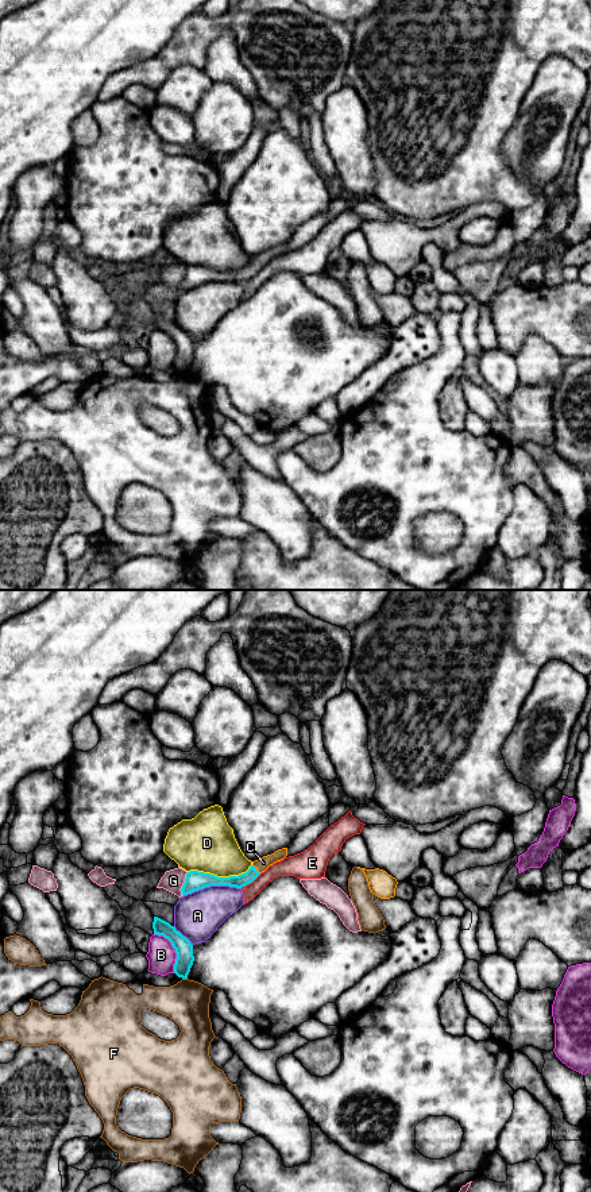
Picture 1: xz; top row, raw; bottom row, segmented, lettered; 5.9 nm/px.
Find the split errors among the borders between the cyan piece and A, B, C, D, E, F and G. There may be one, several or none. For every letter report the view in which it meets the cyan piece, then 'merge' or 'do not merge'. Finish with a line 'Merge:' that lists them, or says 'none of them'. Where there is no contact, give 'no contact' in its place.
A: contact in xz; do not merge
B: contact in xz; do not merge
C: contact in xz; merge
D: contact in xz; do not merge
E: contact in xz; do not merge
F: contact in xz; do not merge
G: contact in xz; do not merge
Merge: C

